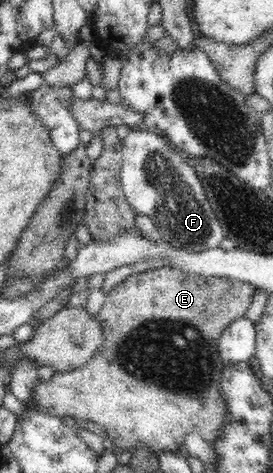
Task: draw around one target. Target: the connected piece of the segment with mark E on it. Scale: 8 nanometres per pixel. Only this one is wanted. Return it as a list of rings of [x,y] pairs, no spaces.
[[[170,266],[128,275],[107,293],[96,315],[103,331],[100,347],[82,367],[55,371],[48,381],[38,379],[33,387],[34,408],[59,418],[70,416],[78,422],[86,419],[102,425],[119,451],[146,444],[155,453],[174,451],[180,455],[180,446],[192,431],[214,447],[223,425],[228,424],[227,407],[220,395],[220,378],[226,365],[219,354],[219,337],[246,313],[255,289],[234,278],[187,274]]]

